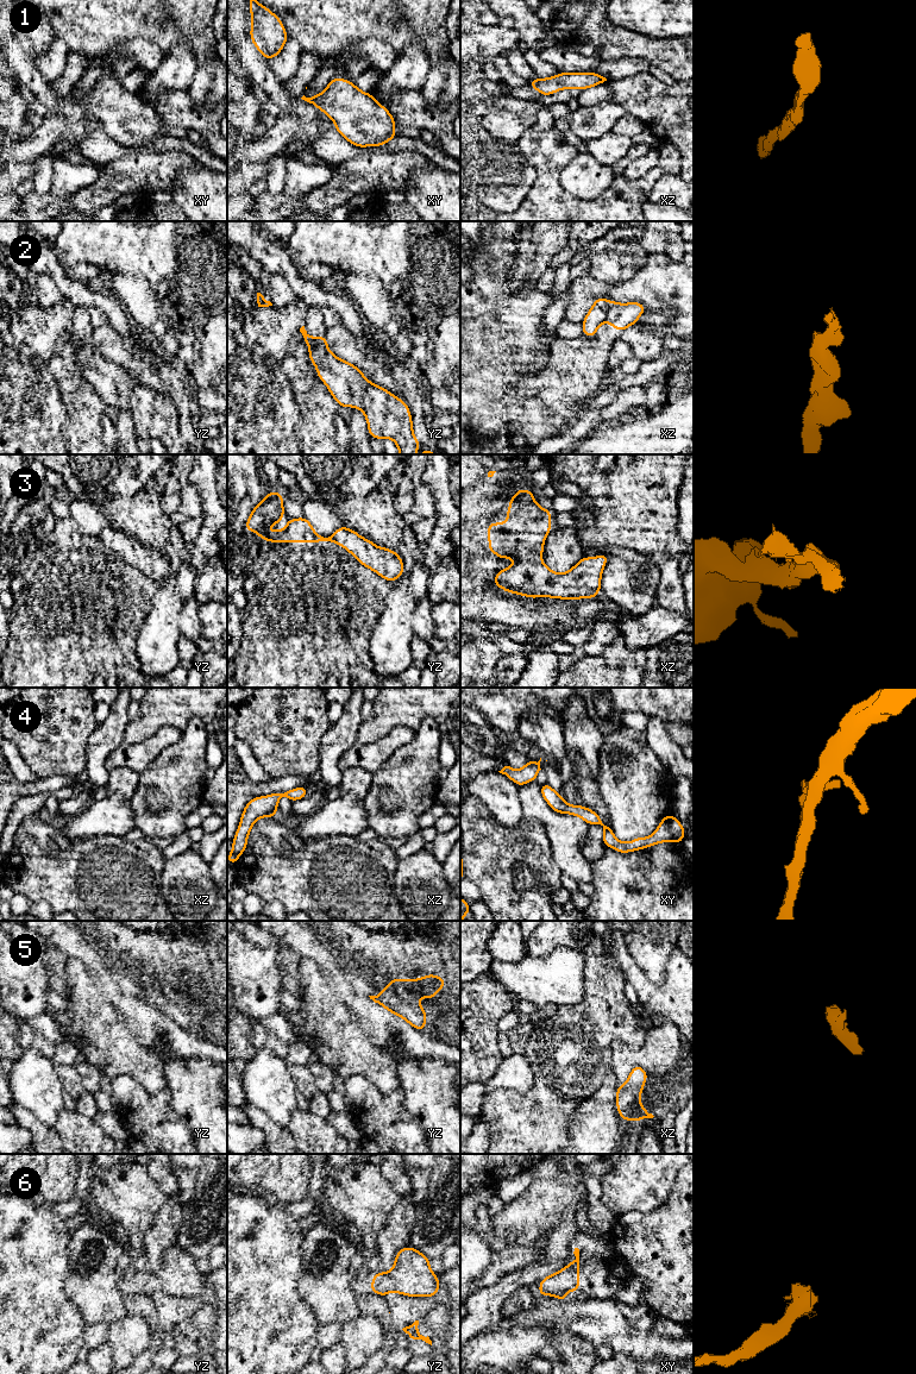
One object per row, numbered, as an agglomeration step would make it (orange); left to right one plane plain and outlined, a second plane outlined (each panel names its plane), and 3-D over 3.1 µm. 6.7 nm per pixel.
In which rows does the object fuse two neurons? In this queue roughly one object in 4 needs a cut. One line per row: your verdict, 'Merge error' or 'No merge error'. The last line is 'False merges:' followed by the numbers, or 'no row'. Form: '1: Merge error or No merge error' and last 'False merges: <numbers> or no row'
1: No merge error
2: Merge error
3: Merge error
4: No merge error
5: No merge error
6: Merge error
False merges: 2, 3, 6

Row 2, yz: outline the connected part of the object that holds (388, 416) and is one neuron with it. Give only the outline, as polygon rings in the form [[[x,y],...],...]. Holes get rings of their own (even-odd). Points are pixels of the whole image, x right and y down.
[[[307,331],[302,338],[309,345],[309,359],[316,366],[319,378],[337,403],[340,407],[359,408],[365,415],[371,438],[390,438],[400,454],[415,454],[415,448],[422,445],[413,433],[407,403],[366,379],[359,368],[319,346],[319,339],[310,337]]]

